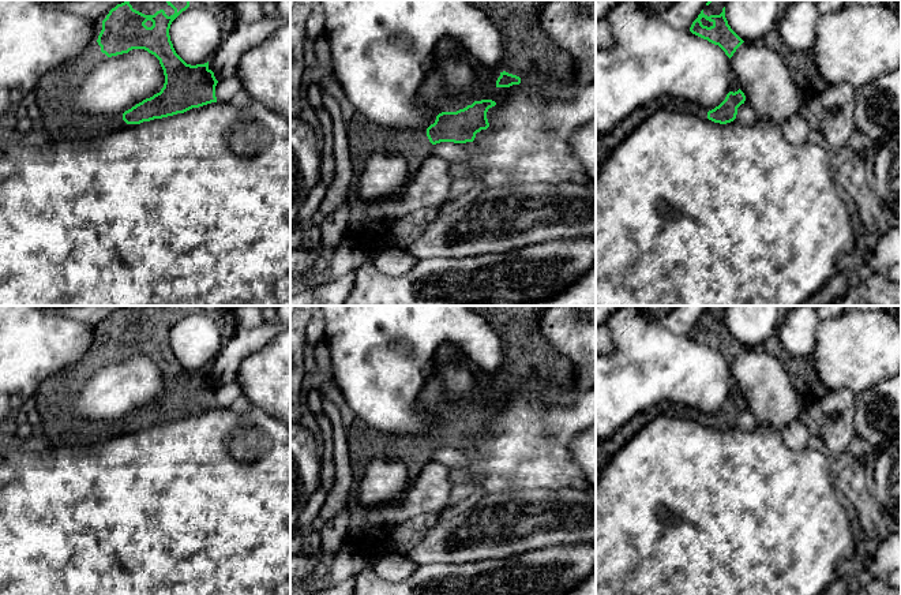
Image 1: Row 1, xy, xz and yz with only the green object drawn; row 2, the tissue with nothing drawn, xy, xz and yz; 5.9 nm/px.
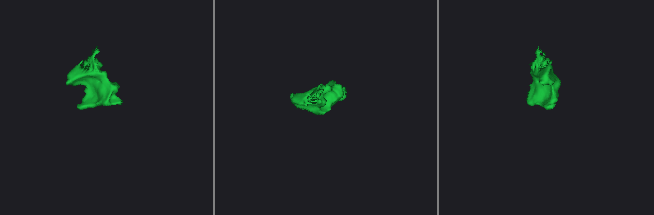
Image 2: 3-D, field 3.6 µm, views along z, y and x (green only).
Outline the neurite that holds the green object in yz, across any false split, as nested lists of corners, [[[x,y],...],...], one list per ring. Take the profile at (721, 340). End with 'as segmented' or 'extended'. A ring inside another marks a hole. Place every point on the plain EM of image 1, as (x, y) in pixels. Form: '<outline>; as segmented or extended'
[[[707,306],[706,313],[692,328],[690,337],[718,351],[731,364],[744,347],[728,330],[725,308],[727,306]]]; extended

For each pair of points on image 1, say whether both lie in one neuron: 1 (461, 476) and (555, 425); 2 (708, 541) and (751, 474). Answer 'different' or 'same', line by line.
1: same
2: same

